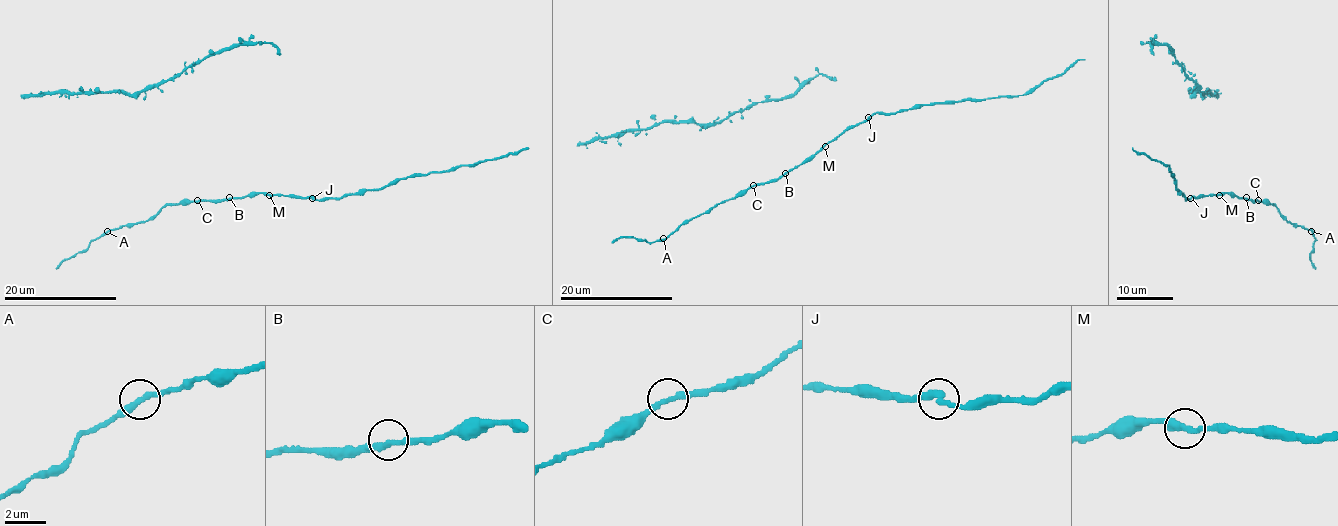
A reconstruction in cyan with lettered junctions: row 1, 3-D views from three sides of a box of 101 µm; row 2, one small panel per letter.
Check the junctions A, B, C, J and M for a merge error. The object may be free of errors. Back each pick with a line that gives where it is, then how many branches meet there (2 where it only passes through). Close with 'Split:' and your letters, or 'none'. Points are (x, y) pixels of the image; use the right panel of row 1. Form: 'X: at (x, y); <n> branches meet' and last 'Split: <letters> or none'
Split: none

